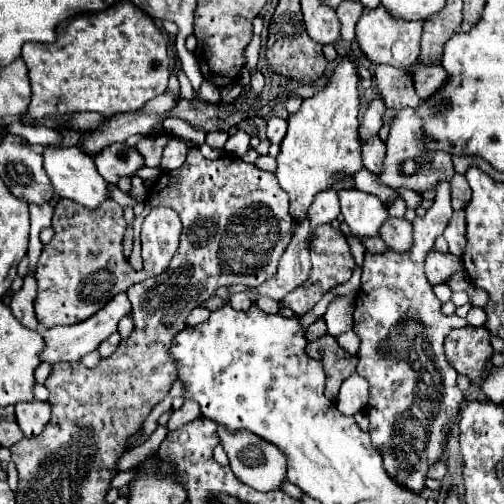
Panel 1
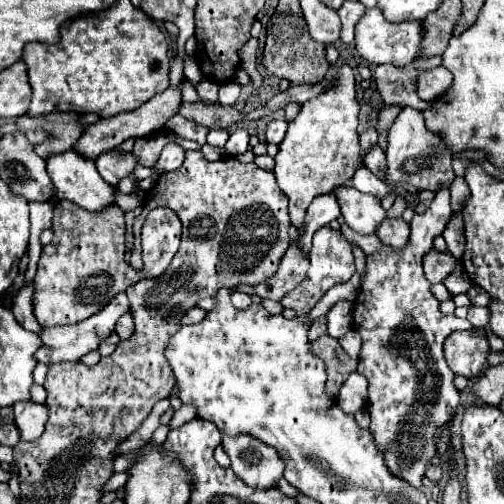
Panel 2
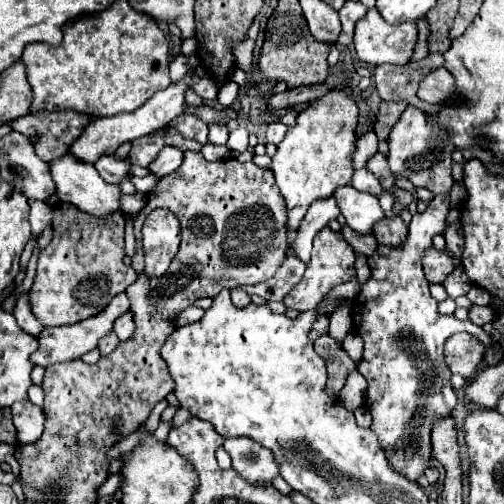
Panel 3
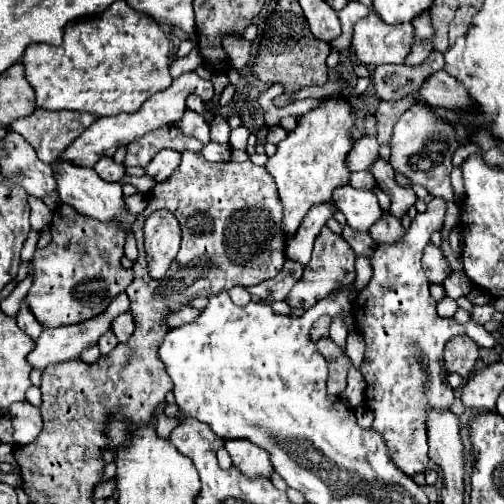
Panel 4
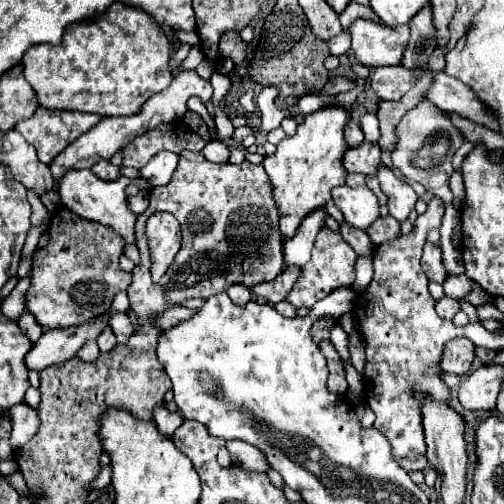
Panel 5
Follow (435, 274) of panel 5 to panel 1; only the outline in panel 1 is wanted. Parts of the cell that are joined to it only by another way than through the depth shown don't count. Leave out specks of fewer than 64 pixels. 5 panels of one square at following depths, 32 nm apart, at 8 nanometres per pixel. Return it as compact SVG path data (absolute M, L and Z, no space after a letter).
M436 250L428 252L426 262L424 262L424 270L426 270L426 278L430 284L442 284L446 282L458 268L460 268L460 258L454 254L440 254Z

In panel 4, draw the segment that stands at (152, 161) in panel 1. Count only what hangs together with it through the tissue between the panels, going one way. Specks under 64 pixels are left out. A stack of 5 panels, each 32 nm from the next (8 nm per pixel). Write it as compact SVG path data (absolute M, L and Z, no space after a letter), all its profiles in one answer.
M162 126L156 128L140 138L136 138L134 142L130 142L126 146L126 158L124 158L124 166L146 166L154 154L158 154L164 148L170 150L192 150L192 152L200 152L202 150L202 142L196 138L188 138L184 136L176 126Z

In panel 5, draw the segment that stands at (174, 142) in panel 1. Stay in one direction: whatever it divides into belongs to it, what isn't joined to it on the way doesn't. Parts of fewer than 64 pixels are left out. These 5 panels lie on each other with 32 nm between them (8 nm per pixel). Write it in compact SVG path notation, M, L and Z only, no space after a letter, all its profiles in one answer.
M158 152L146 166L140 168L140 178L148 182L150 188L164 186L172 180L172 172L176 170L178 154L172 152Z

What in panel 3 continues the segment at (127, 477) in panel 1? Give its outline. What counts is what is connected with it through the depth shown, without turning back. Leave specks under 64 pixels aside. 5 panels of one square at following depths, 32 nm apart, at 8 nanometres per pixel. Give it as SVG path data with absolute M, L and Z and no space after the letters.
M119 473L110 476L106 482L98 488L98 498L114 494L119 489L120 482L122 482L122 476L120 476Z

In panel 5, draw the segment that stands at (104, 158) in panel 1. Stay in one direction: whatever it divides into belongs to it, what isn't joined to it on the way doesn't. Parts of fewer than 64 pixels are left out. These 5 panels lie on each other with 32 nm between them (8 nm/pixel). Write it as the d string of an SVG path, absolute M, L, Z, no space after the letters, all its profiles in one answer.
M100 160L98 164L94 164L92 166L92 172L98 178L102 178L102 180L116 180L120 176L120 168L114 166L114 164L110 164L108 160Z

